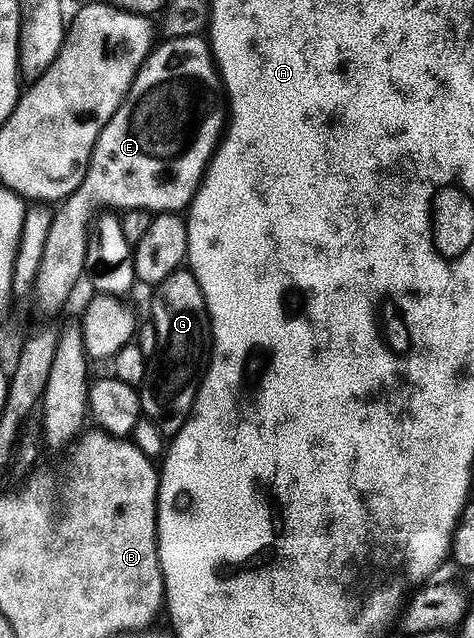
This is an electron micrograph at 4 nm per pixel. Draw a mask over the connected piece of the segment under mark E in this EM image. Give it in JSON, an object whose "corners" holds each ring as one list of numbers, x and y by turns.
{"corners":[[204,36,175,37,164,43,166,45,158,44,145,60,129,93,101,132,79,191,72,193,53,214,39,280,40,296,45,296,49,301,67,300,73,285,79,284,81,279,83,281,91,226,102,211,146,209,154,215,180,214,188,210,201,188,205,170,209,168,213,154,217,152,227,125,227,113,223,108,223,86,213,60,212,48]]}

